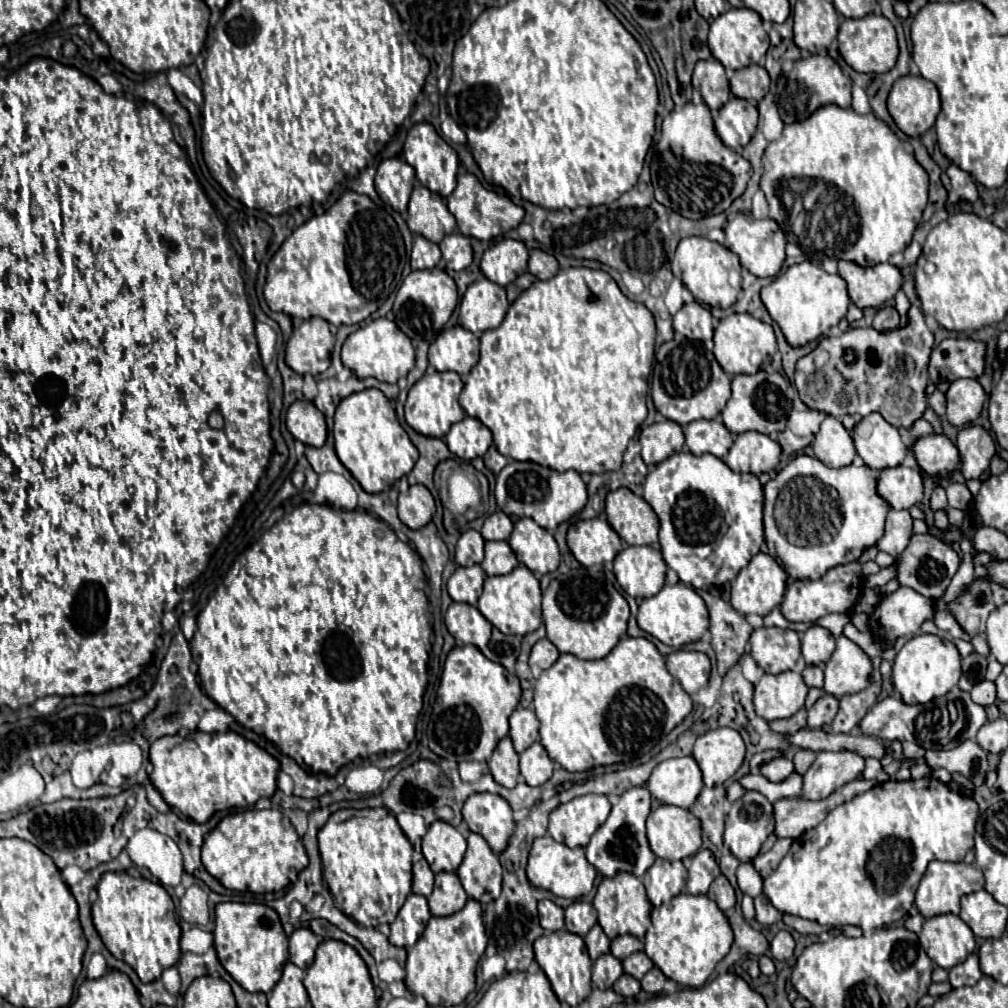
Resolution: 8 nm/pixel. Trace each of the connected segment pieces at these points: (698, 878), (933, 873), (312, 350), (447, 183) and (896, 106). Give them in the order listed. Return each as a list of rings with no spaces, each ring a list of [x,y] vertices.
[[[699,850],[691,858],[689,878],[687,878],[687,892],[689,894],[707,894],[711,882],[721,874],[715,856],[709,850]]]
[[[931,862],[927,866],[927,872],[917,888],[917,896],[915,896],[915,906],[919,908],[919,912],[925,918],[937,916],[937,914],[959,914],[959,900],[965,894],[977,892],[985,886],[985,878],[983,872],[971,864],[959,862],[959,864],[951,864],[951,862]]]
[[[309,318],[297,326],[287,340],[285,362],[297,374],[317,376],[331,364],[331,350],[335,336],[323,318]]]
[[[415,124],[409,130],[405,146],[403,146],[403,154],[405,154],[407,164],[411,164],[415,168],[417,180],[425,188],[441,194],[443,198],[447,198],[455,190],[455,176],[457,176],[457,168],[459,168],[457,152],[435,132],[435,128],[431,124]]]
[[[903,76],[891,88],[887,110],[903,134],[917,138],[937,120],[941,110],[939,90],[921,76]]]

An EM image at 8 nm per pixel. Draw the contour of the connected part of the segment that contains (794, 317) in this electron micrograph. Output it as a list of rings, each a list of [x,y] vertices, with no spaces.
[[[811,262],[789,266],[771,284],[761,288],[761,300],[769,316],[779,324],[785,340],[793,348],[805,346],[817,340],[829,328],[837,326],[839,320],[847,314],[847,308],[851,302],[847,296],[847,284],[843,282],[843,278],[839,278],[839,274],[827,274],[823,268]]]

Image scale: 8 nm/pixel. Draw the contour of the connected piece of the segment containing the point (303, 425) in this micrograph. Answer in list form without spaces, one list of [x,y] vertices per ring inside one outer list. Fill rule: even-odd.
[[[297,400],[287,410],[287,430],[293,434],[295,440],[303,442],[305,446],[321,448],[327,438],[327,426],[323,414],[315,408],[309,400]]]

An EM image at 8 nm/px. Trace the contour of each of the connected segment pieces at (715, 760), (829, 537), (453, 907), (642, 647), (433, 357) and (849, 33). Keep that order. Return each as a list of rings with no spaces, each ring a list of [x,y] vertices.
[[[717,728],[699,736],[693,748],[707,788],[725,784],[735,776],[745,758],[745,744],[733,728]]]
[[[797,456],[783,470],[777,472],[775,480],[765,484],[765,540],[769,554],[791,578],[821,578],[829,568],[839,564],[855,562],[869,546],[875,546],[883,536],[885,516],[889,504],[875,492],[875,474],[867,466],[851,466],[851,484],[843,478],[843,470],[833,470],[817,458]]]
[[[439,872],[433,894],[427,900],[433,916],[451,916],[467,904],[467,894],[455,872]]]
[[[627,636],[601,660],[581,660],[573,654],[561,654],[559,660],[537,678],[533,708],[541,724],[539,742],[549,758],[567,772],[587,772],[597,766],[633,764],[641,756],[647,756],[663,736],[689,716],[693,702],[683,686],[679,686],[679,680],[667,672],[665,658],[655,644],[647,638]]]
[[[463,326],[443,330],[429,348],[429,364],[439,372],[469,374],[477,360],[479,338]]]
[[[867,14],[865,18],[859,20],[843,20],[843,24],[839,26],[837,40],[839,40],[839,54],[843,56],[843,60],[853,70],[863,74],[885,74],[895,66],[899,56],[895,28],[881,14]]]

